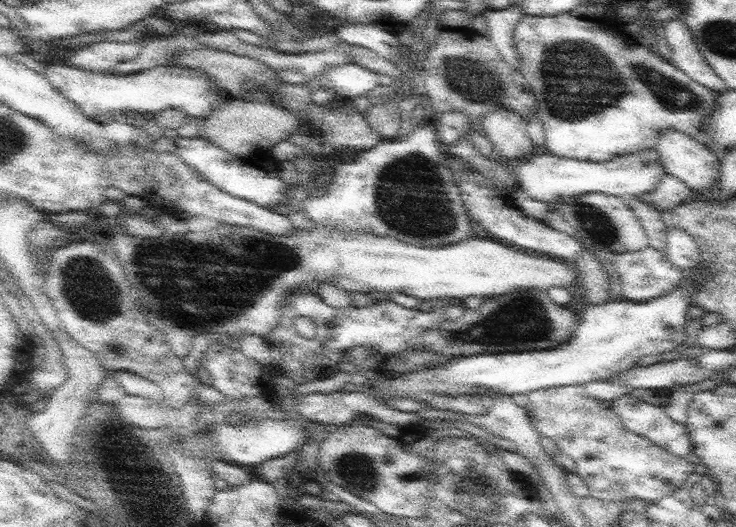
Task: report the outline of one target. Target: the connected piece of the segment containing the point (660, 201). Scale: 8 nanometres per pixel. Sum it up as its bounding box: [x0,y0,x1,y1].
[645,174,692,211]

